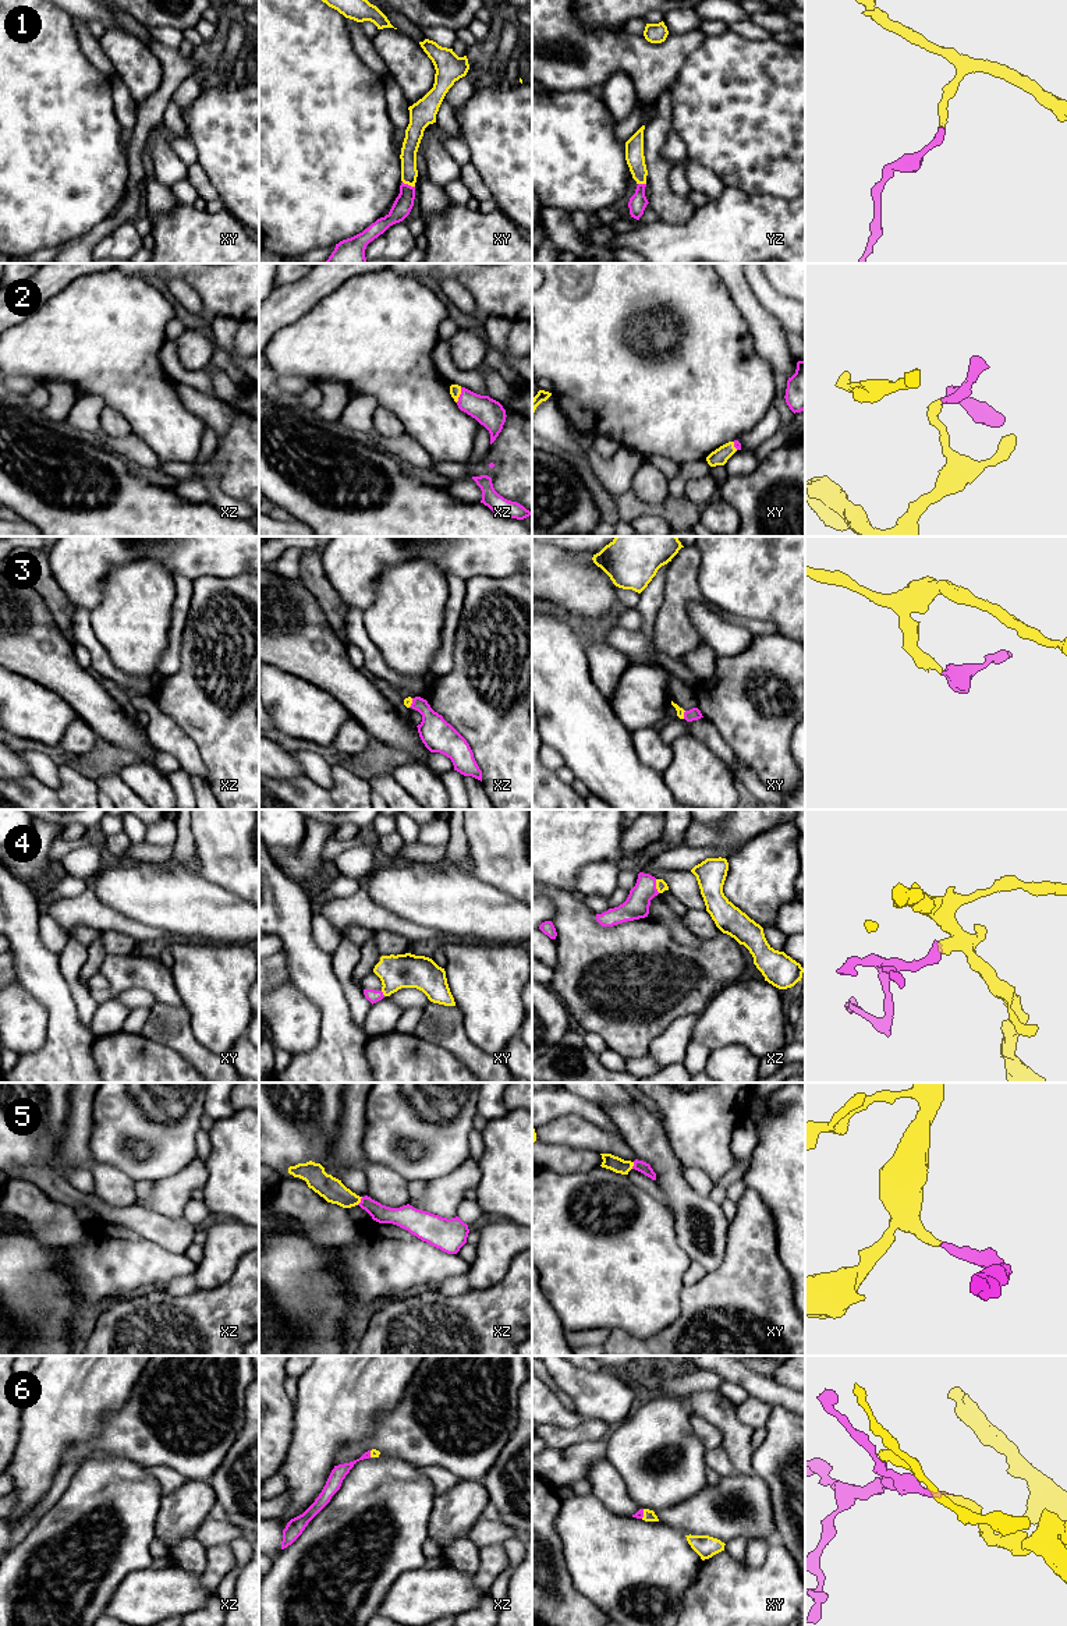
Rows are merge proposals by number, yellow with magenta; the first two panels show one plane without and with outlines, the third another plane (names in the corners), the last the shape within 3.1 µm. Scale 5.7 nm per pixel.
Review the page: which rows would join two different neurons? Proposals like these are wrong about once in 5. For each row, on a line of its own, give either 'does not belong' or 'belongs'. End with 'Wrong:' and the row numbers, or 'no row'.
1: belongs
2: belongs
3: belongs
4: belongs
5: belongs
6: belongs
Wrong: no row

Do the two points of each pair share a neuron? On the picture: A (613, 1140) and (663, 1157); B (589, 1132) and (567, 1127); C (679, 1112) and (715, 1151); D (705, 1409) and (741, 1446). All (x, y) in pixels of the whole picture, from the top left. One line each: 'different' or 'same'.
A: different
B: same
C: same
D: same

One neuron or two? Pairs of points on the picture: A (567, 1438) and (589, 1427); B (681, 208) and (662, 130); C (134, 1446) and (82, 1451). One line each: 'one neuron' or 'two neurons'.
A: one neuron
B: one neuron
C: one neuron

